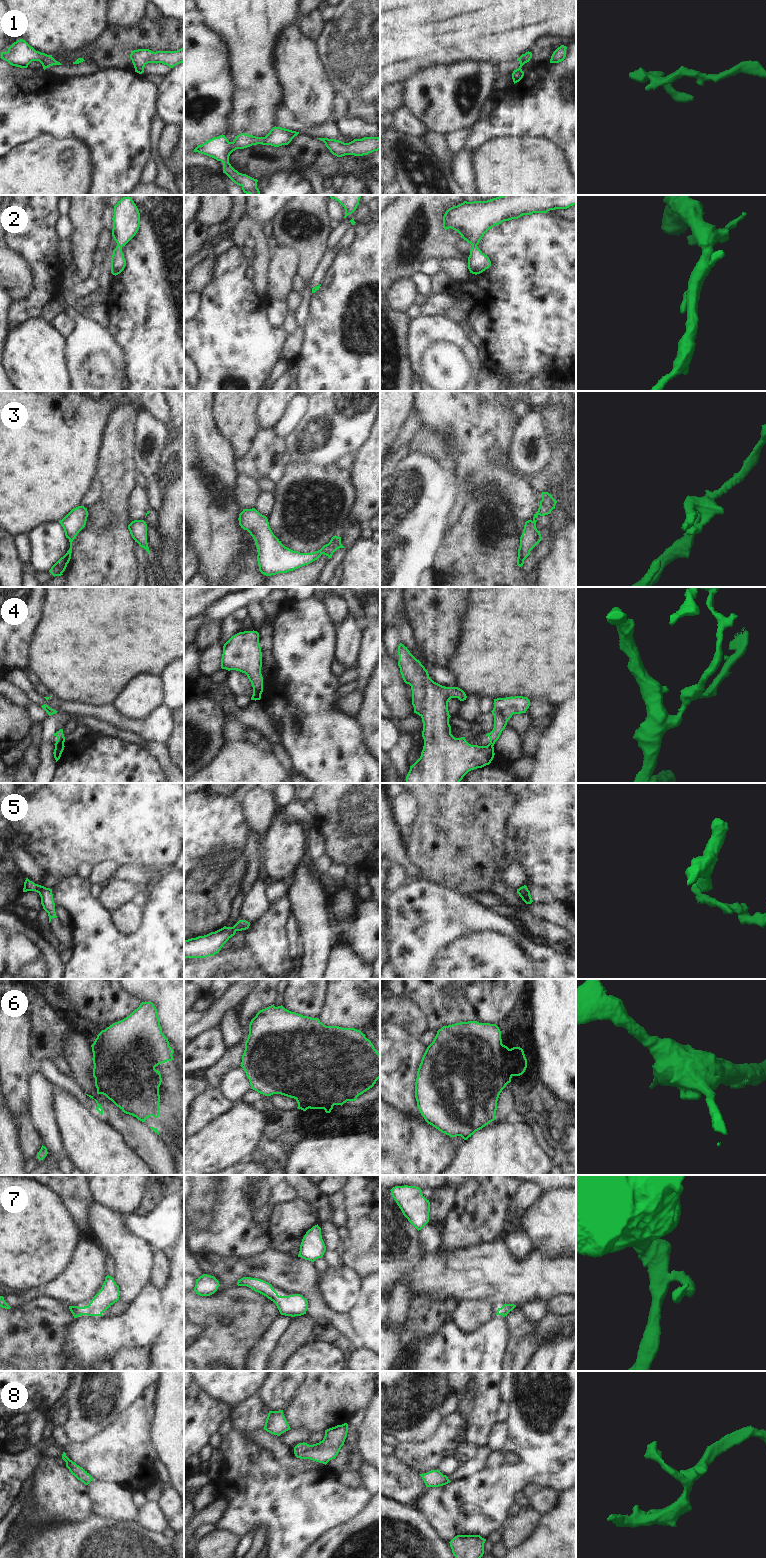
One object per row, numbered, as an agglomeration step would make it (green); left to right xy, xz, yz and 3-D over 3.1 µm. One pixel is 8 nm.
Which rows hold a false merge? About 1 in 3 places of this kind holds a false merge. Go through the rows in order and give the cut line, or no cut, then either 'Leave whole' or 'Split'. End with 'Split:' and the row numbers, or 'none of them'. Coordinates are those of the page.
1: No split. Leave whole
2: No split. Leave whole
3: Split along yz (532, 521), (535, 522). Split
4: Split along xy (63, 744), (55, 747). Split
5: No split. Leave whole
6: No split. Leave whole
7: No split. Leave whole
8: No split. Leave whole
Split: 3, 4

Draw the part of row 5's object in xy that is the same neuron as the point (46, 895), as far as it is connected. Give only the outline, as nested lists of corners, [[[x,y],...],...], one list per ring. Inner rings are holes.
[[[26,878],[24,882],[23,892],[27,891],[35,891],[40,895],[43,909],[48,913],[49,916],[49,923],[51,922],[52,918],[57,918],[52,889],[35,884],[34,882]]]

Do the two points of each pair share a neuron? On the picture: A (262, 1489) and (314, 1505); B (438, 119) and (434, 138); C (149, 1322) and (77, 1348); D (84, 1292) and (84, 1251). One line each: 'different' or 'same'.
A: same
B: different
C: same
D: same

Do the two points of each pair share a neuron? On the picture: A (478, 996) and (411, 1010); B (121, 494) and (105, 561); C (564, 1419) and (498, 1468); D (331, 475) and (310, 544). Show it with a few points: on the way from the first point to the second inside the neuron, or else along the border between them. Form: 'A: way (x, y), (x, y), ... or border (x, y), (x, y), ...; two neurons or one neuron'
A: border (402, 995), (416, 1004), (424, 1014), (429, 1028); two neurons
B: way (113, 511), (113, 524), (106, 533), (105, 544); one neuron
C: way (549, 1436), (515, 1468); one neuron
D: way (326, 492), (323, 495), (320, 521), (314, 527); one neuron

